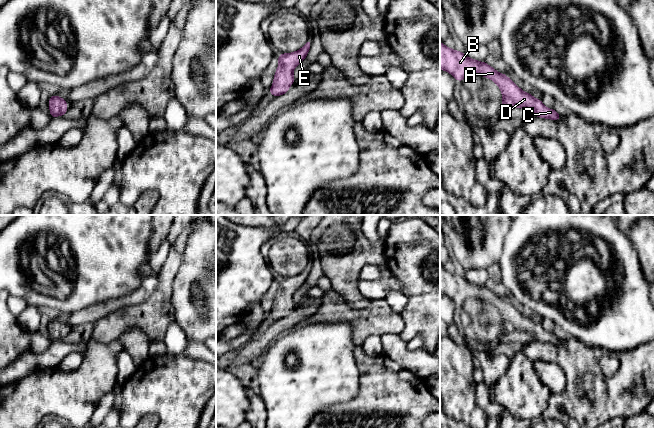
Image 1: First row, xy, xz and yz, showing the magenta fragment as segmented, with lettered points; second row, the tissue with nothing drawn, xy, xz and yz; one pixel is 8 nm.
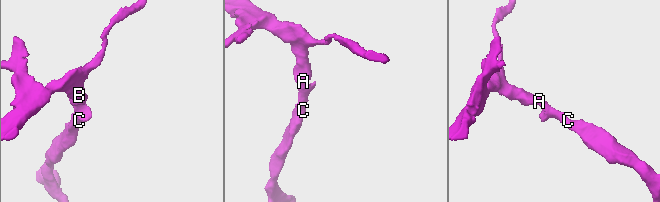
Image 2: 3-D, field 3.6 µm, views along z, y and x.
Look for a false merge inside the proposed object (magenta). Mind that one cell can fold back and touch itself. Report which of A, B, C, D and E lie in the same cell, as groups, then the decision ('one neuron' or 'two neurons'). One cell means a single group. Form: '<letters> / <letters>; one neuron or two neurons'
A B C D E; one neuron

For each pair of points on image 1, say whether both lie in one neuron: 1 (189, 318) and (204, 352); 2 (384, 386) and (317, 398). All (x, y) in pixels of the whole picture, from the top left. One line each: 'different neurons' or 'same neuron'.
1: different neurons
2: different neurons

